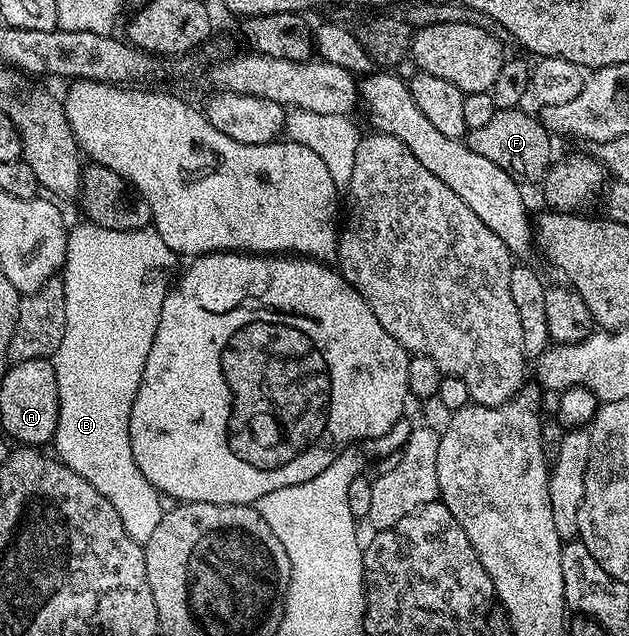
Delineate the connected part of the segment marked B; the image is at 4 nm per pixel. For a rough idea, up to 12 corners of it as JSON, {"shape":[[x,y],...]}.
{"shape":[[68,228],[51,356],[63,465],[145,544],[163,496],[131,405],[178,256]]}

